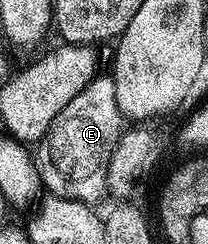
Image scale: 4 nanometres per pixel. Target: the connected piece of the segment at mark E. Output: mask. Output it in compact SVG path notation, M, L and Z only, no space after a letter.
M97 74L54 117L49 131L35 148L34 162L41 184L58 197L96 205L100 198L105 198L108 190L108 166L122 134L120 123L122 116L116 96L116 82L111 74Z

